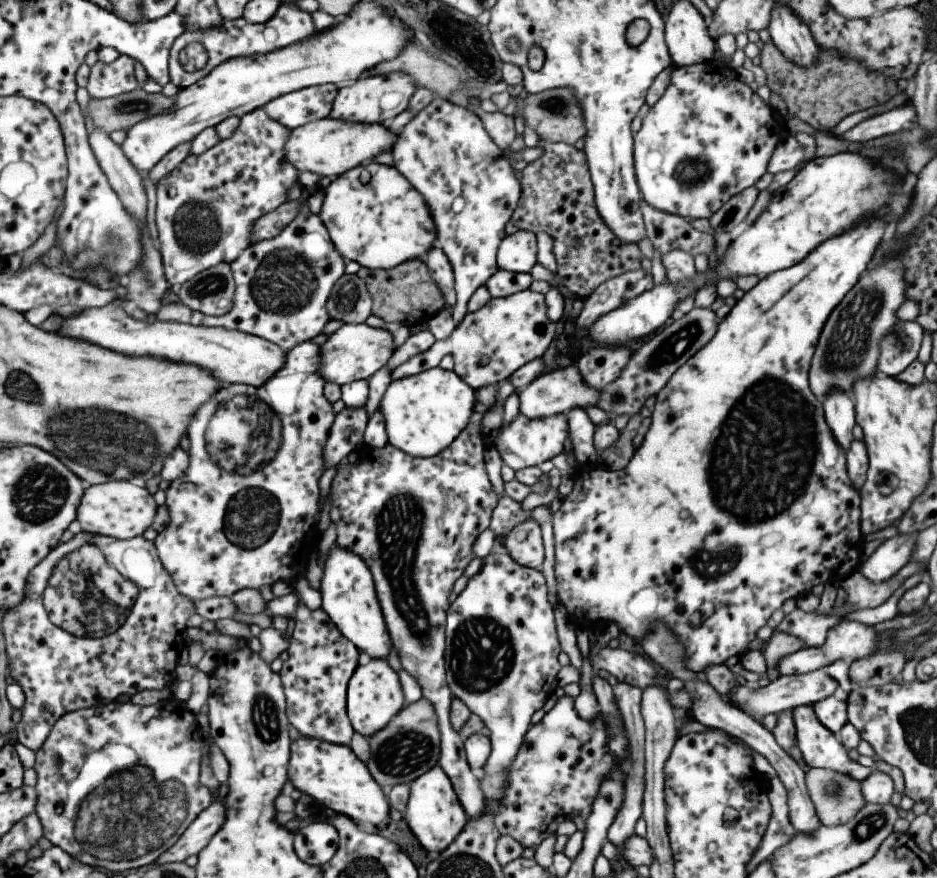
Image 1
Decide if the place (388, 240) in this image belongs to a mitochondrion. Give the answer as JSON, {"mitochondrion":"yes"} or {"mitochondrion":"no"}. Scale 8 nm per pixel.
{"mitochondrion":"no"}

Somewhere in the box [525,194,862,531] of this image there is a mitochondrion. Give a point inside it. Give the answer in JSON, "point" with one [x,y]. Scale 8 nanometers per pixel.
{"point":[770,428]}

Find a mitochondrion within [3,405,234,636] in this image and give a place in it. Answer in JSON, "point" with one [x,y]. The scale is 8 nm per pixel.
{"point":[39,494]}

